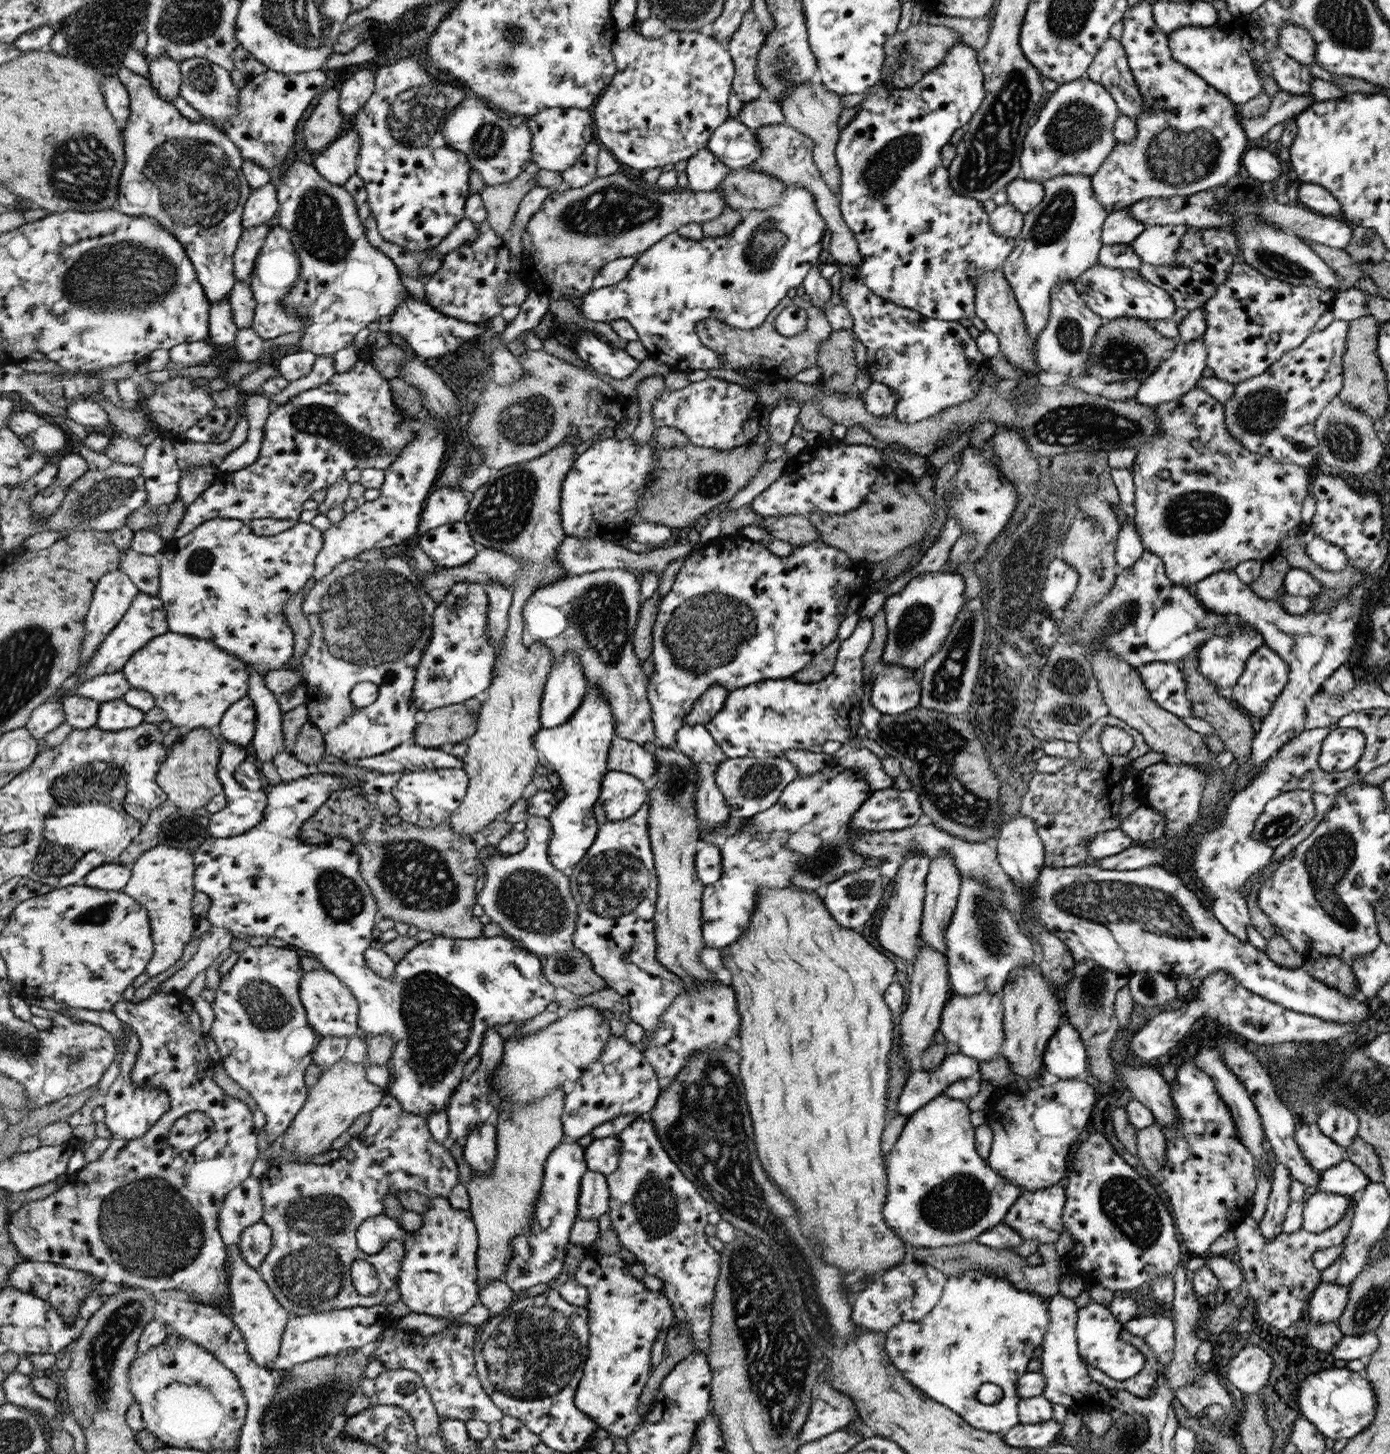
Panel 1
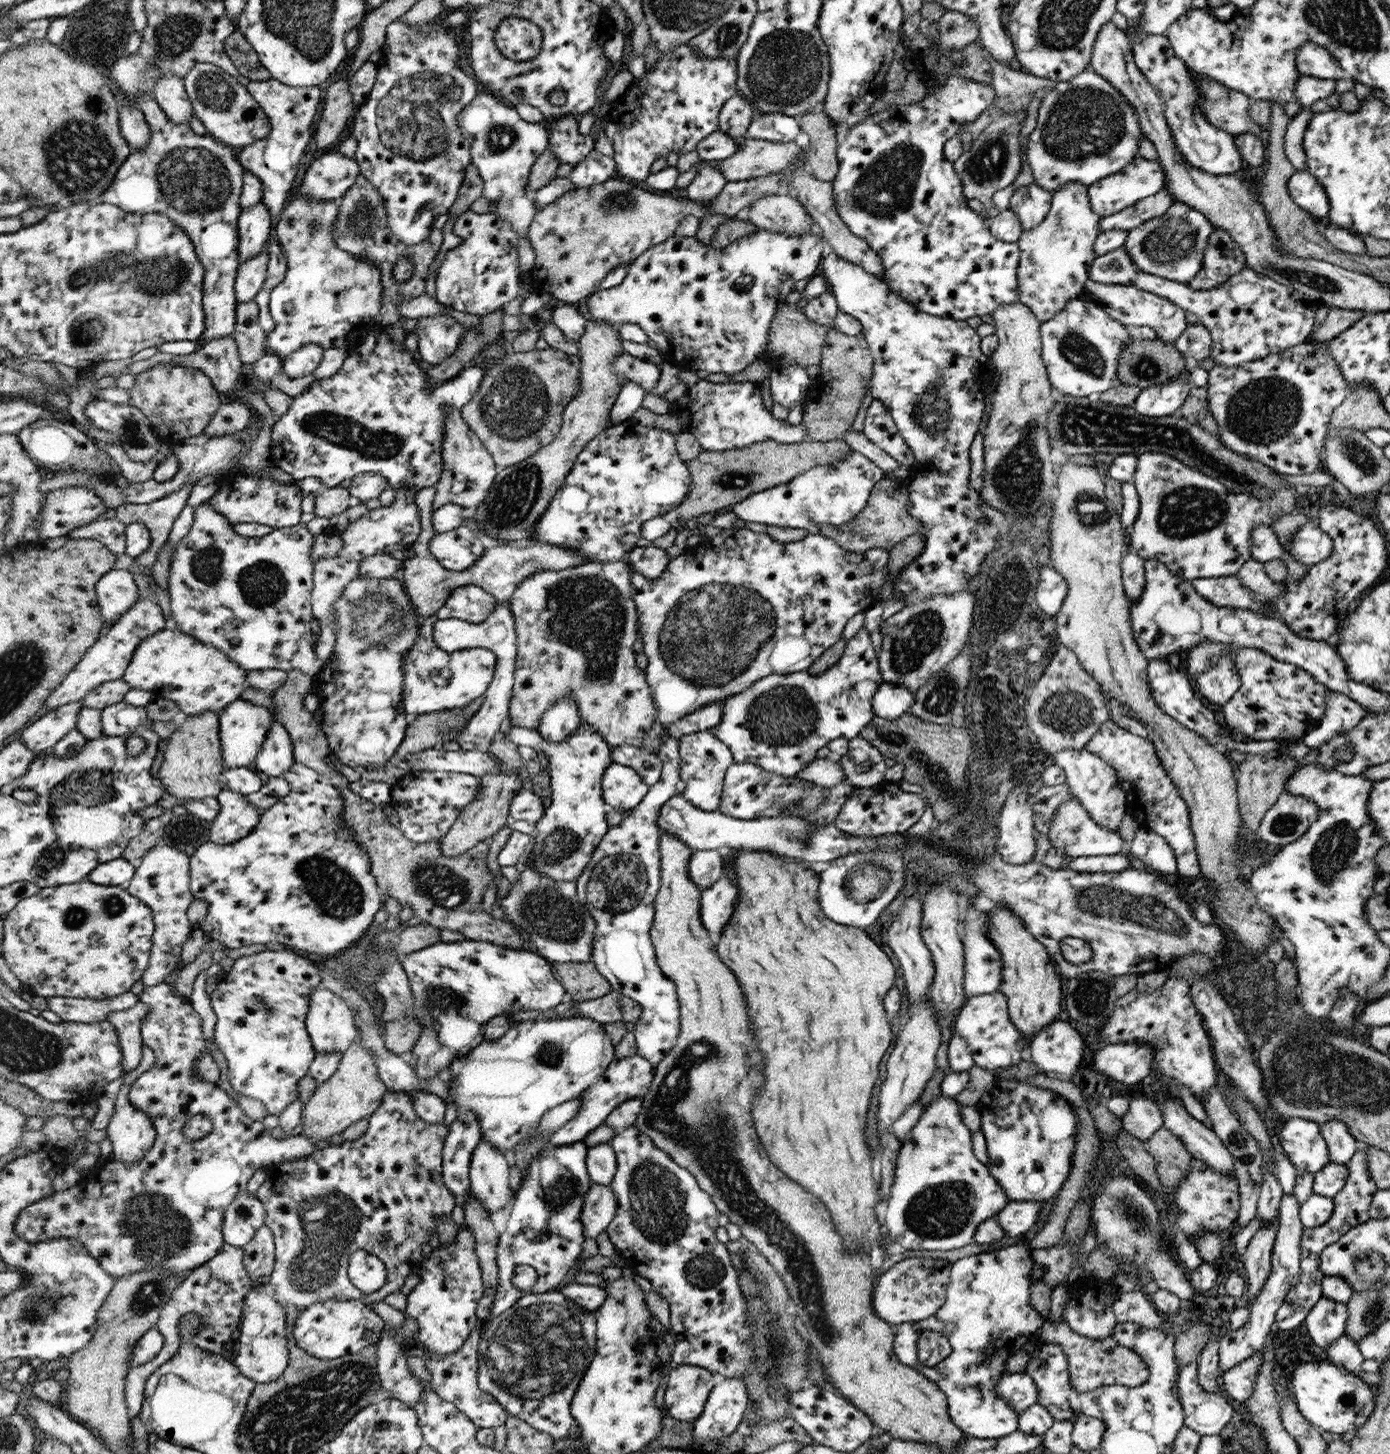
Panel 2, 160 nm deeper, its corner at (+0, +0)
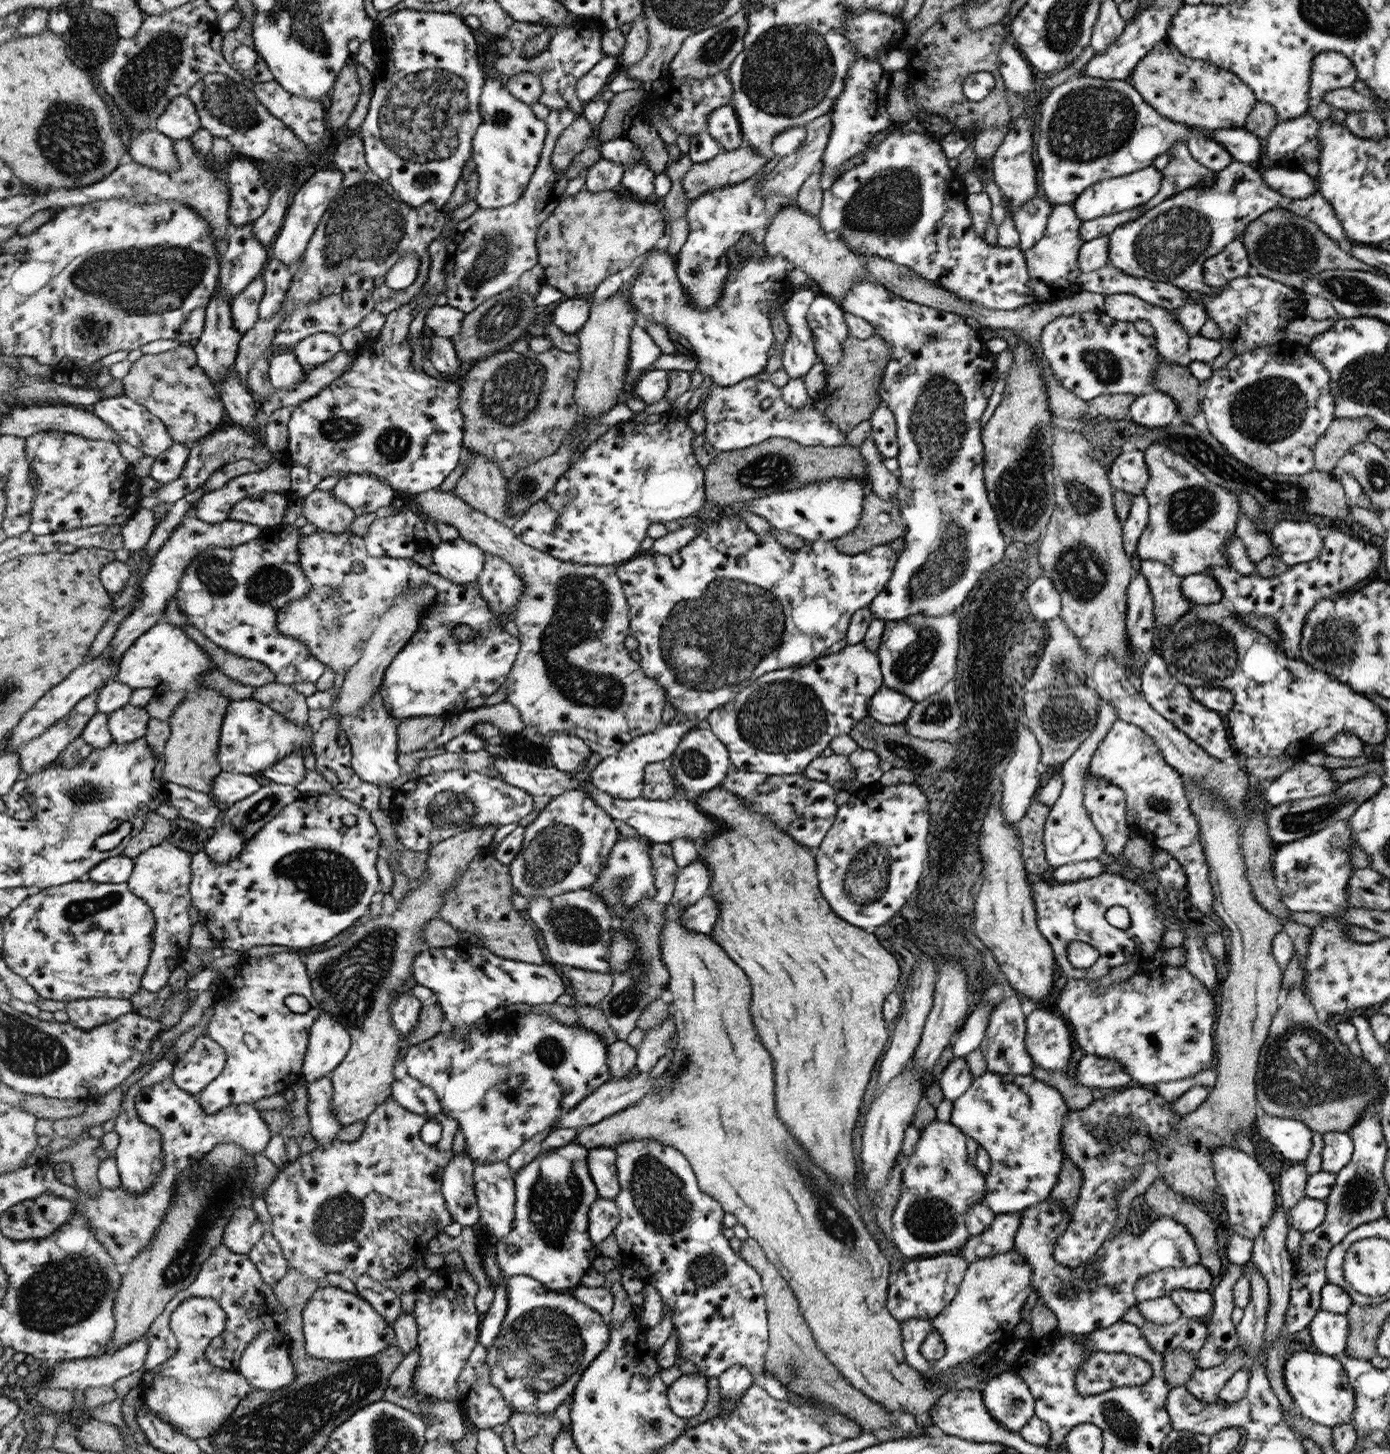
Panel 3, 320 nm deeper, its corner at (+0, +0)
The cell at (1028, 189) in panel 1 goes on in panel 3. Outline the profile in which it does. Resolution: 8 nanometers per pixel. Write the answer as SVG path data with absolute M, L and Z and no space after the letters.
M1036 196L1036 198L1024 201L1018 213L1013 214L1015 227L1019 232L1019 247L1024 254L1041 239L1051 213L1050 202L1045 202Z

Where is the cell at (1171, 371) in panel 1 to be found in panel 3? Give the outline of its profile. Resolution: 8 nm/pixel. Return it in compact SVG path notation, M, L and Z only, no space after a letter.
M1152 390L1135 398L1128 416L1138 425L1160 429L1170 425L1176 414L1179 410L1174 399L1169 394Z

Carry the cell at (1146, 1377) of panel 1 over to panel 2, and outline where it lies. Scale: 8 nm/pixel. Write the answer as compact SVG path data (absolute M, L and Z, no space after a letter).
M1046 1320L1039 1330L1037 1343L1057 1344L1065 1350L1070 1366L1072 1385L1081 1392L1092 1392L1099 1386L1122 1385L1142 1386L1148 1380L1148 1366L1142 1358L1128 1347L1121 1345L1112 1336L1105 1339L1091 1339L1074 1332L1068 1323L1051 1323Z

